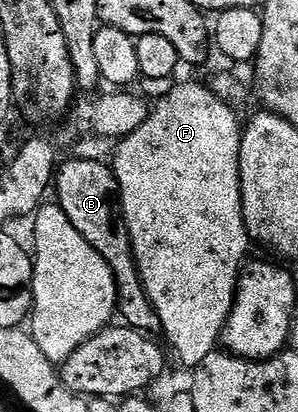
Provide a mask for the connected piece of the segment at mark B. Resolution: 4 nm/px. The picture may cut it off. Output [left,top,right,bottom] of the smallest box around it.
[53,158,162,336]

